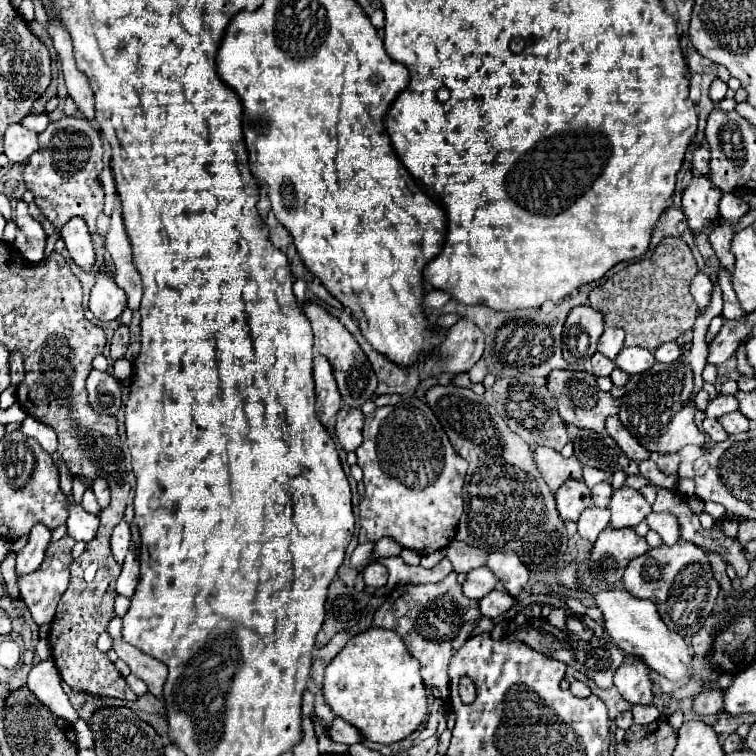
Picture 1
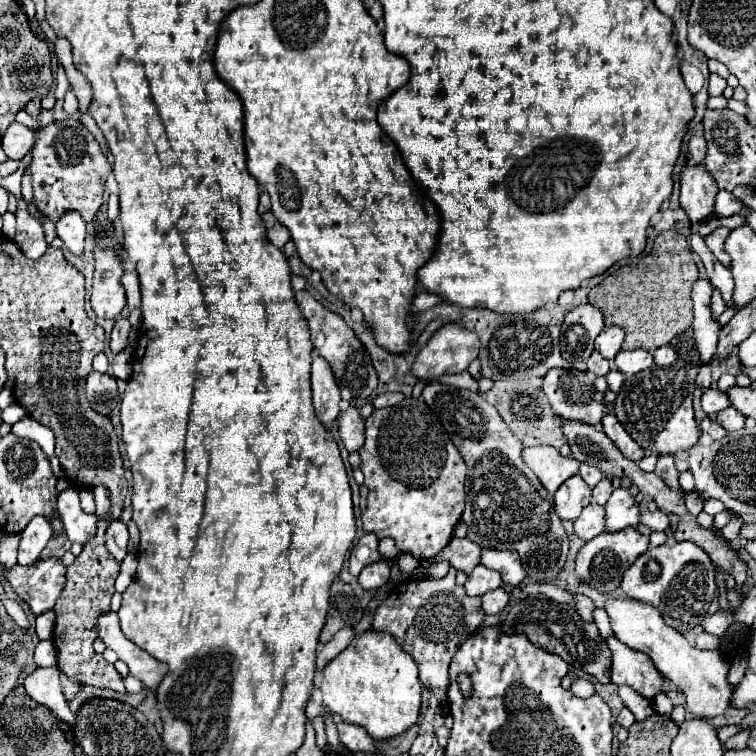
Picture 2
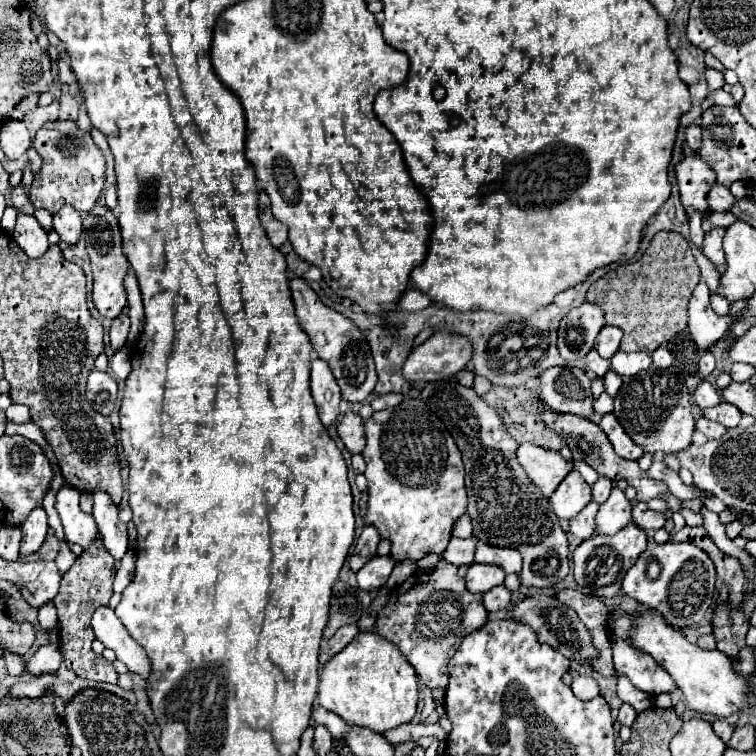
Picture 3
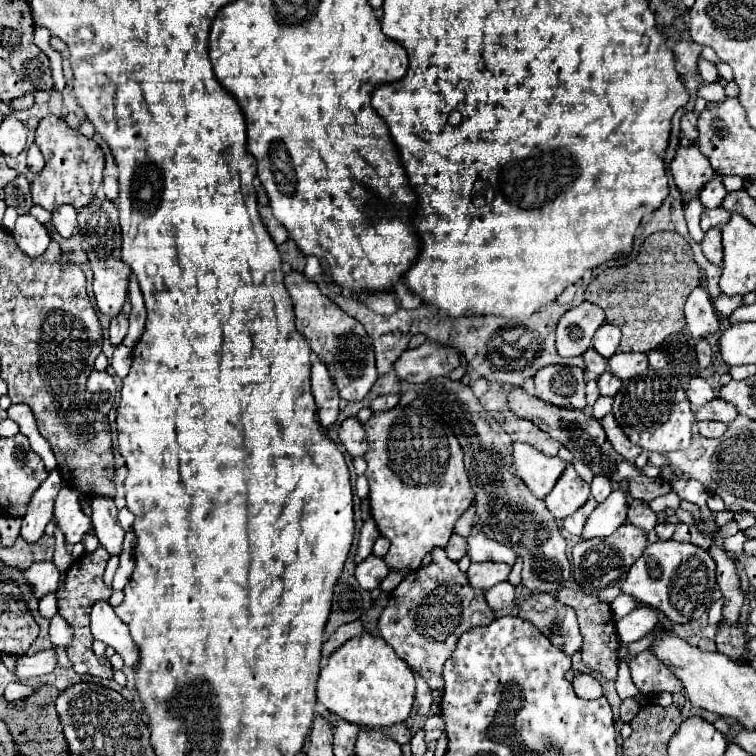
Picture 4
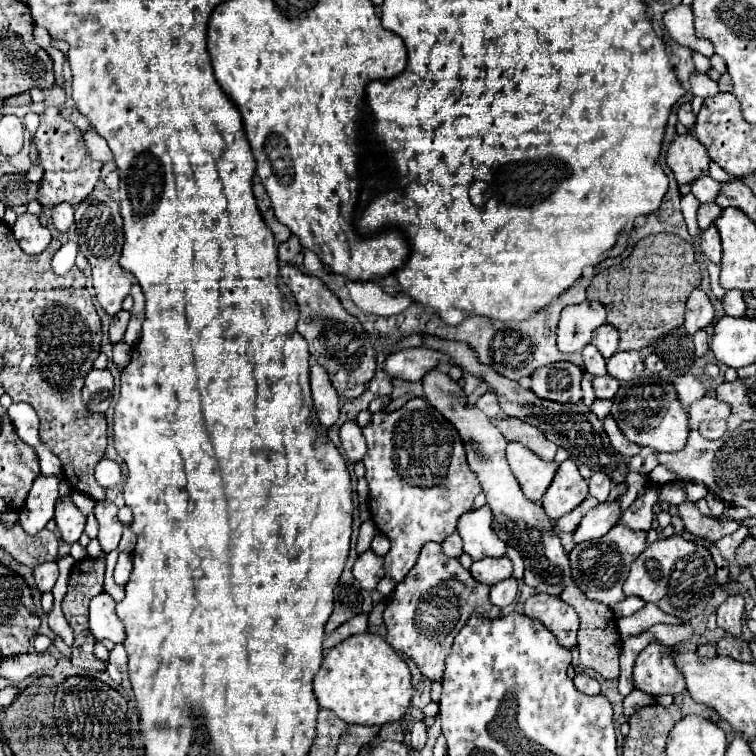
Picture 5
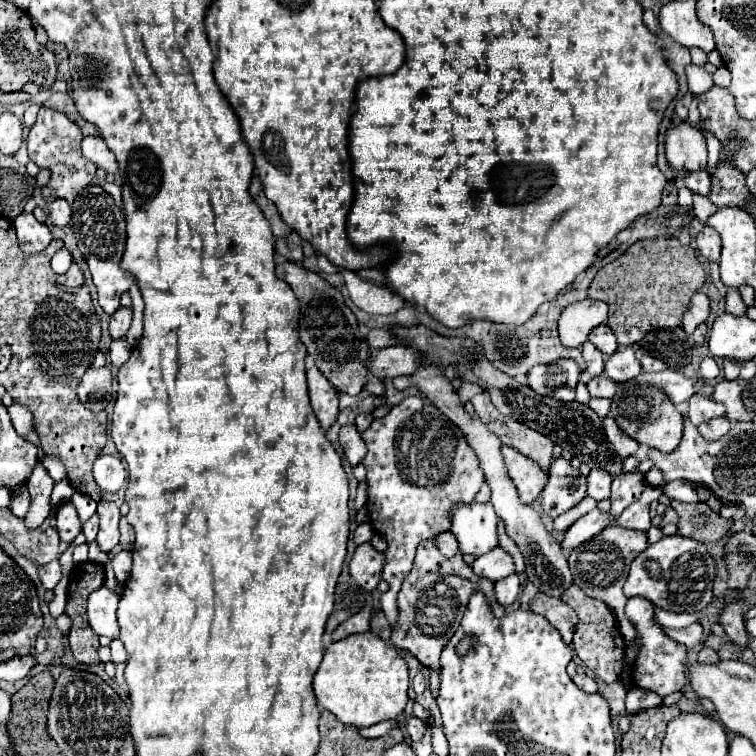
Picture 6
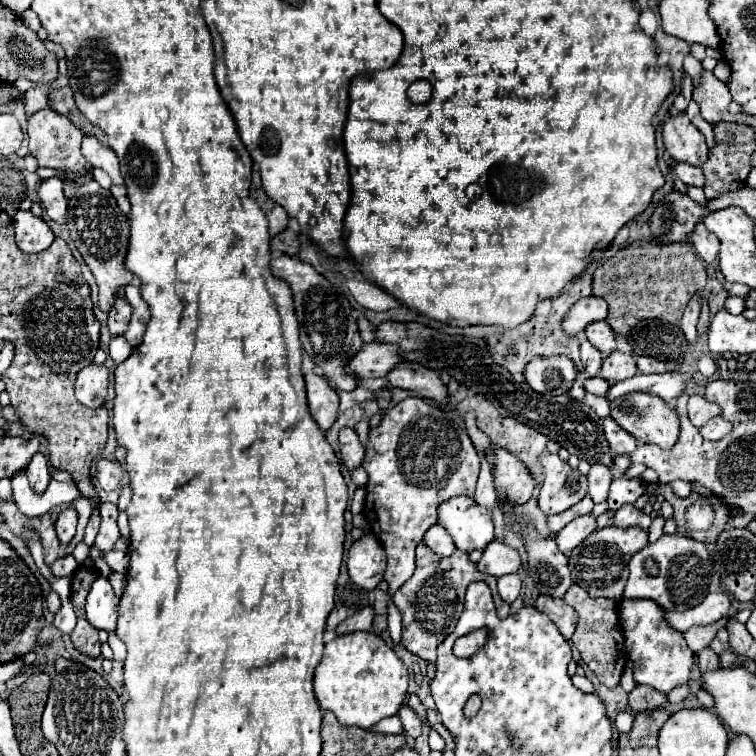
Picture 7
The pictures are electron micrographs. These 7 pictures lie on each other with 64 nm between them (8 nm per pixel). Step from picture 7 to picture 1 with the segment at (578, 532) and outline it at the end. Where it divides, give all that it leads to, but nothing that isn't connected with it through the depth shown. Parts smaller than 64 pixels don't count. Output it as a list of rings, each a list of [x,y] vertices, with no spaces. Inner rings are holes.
[[[628,486],[614,490],[610,508],[612,508],[612,520],[610,520],[612,528],[624,528],[624,526],[634,528],[652,512],[652,506],[646,502],[646,498],[638,490]]]

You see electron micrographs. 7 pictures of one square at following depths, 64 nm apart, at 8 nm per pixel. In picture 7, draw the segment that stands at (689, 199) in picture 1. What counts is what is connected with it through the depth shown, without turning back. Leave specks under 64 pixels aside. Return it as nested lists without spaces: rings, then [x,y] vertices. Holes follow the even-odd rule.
[[[686,114],[670,116],[664,124],[664,146],[674,162],[688,162],[692,166],[704,164],[708,146],[702,132],[688,120]]]

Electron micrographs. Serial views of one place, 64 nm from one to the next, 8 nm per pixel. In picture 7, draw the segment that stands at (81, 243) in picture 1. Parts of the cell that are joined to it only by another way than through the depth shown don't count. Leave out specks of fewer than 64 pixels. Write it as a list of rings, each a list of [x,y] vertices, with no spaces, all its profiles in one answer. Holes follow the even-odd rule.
[[[50,178],[46,182],[40,184],[40,200],[42,200],[42,206],[46,210],[46,214],[58,222],[58,224],[64,224],[66,222],[66,210],[68,210],[68,202],[64,198],[64,192],[62,192],[62,182],[58,182],[58,178]]]

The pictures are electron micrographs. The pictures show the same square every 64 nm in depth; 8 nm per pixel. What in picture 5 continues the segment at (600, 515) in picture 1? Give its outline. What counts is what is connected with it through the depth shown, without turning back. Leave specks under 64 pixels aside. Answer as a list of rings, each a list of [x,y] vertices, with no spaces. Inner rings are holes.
[[[588,496],[578,508],[574,508],[572,512],[568,512],[566,516],[562,516],[560,520],[558,520],[558,524],[556,524],[556,528],[558,530],[562,530],[562,532],[574,532],[576,528],[578,528],[578,524],[580,524],[580,520],[584,518],[584,514],[588,512],[588,510],[592,510],[594,506],[596,506],[598,502],[592,498],[592,496]]]

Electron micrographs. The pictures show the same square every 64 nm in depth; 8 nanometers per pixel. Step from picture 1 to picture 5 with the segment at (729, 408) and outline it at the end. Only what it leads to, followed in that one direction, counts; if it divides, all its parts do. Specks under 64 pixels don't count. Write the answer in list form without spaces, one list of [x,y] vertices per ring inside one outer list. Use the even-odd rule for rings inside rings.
[[[678,376],[678,378],[672,380],[672,384],[674,384],[676,392],[678,392],[680,402],[684,402],[688,406],[708,394],[704,382],[698,376]]]

